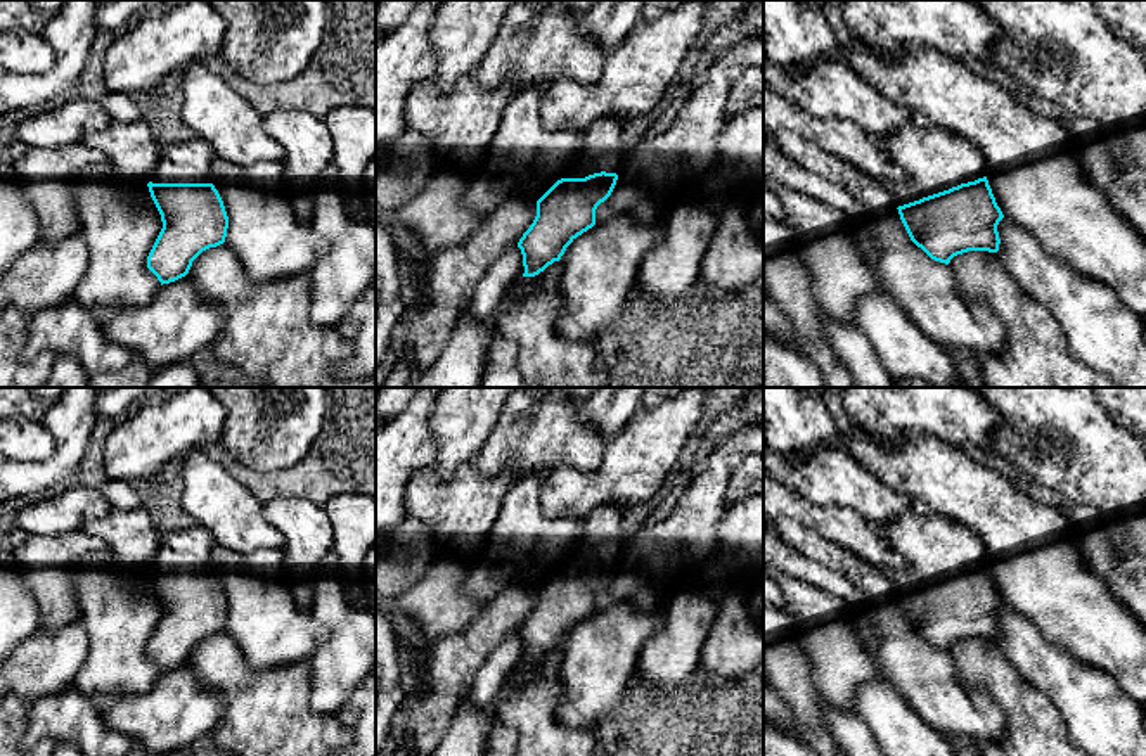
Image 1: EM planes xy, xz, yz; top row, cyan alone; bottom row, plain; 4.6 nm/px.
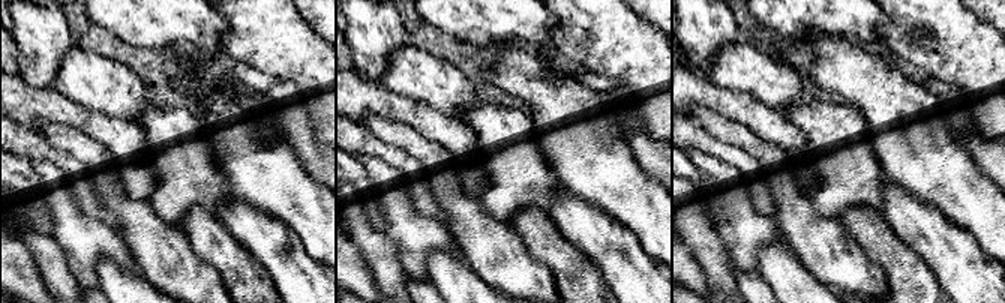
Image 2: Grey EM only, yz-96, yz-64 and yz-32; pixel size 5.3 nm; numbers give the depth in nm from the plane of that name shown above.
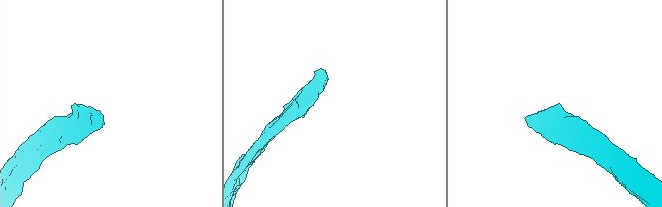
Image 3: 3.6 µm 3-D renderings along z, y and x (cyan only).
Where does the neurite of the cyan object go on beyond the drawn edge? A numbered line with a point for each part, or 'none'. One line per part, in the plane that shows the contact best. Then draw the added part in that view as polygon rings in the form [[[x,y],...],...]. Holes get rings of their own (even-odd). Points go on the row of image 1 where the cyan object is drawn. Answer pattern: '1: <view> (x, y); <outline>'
1: yz (933, 160); [[[912,121],[902,125],[886,138],[876,140],[883,154],[902,168],[907,178],[902,183],[885,183],[895,208],[919,201],[923,197],[949,190],[961,183],[987,176],[987,166],[982,152],[969,142],[937,126],[921,126]]]

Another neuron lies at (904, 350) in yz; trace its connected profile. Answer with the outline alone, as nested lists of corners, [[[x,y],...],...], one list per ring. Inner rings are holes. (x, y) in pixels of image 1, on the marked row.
[[[871,292],[857,301],[855,327],[893,379],[923,379],[935,388],[961,384],[943,346],[926,337],[886,292]]]

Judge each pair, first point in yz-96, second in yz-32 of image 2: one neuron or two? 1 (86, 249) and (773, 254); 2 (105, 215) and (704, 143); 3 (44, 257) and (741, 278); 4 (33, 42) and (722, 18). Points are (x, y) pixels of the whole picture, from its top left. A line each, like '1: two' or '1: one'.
1: two
2: one
3: two
4: one

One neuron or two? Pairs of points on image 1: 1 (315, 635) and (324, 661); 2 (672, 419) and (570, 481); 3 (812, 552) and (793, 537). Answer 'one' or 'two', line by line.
1: two
2: one
3: one

